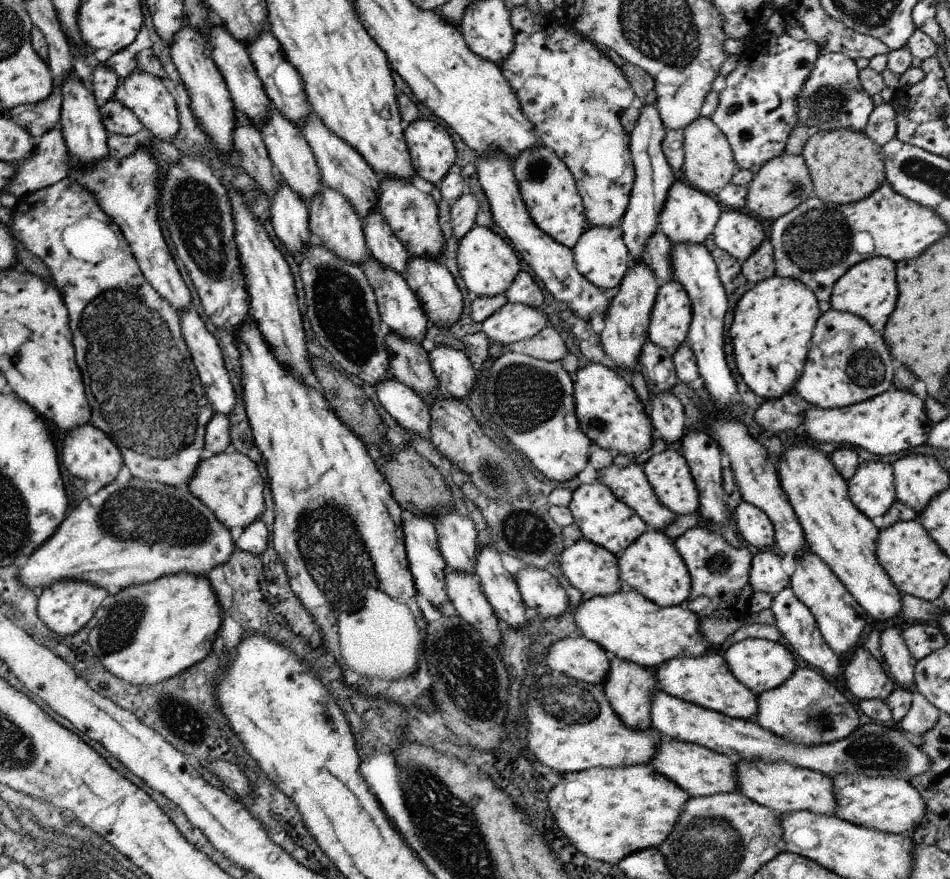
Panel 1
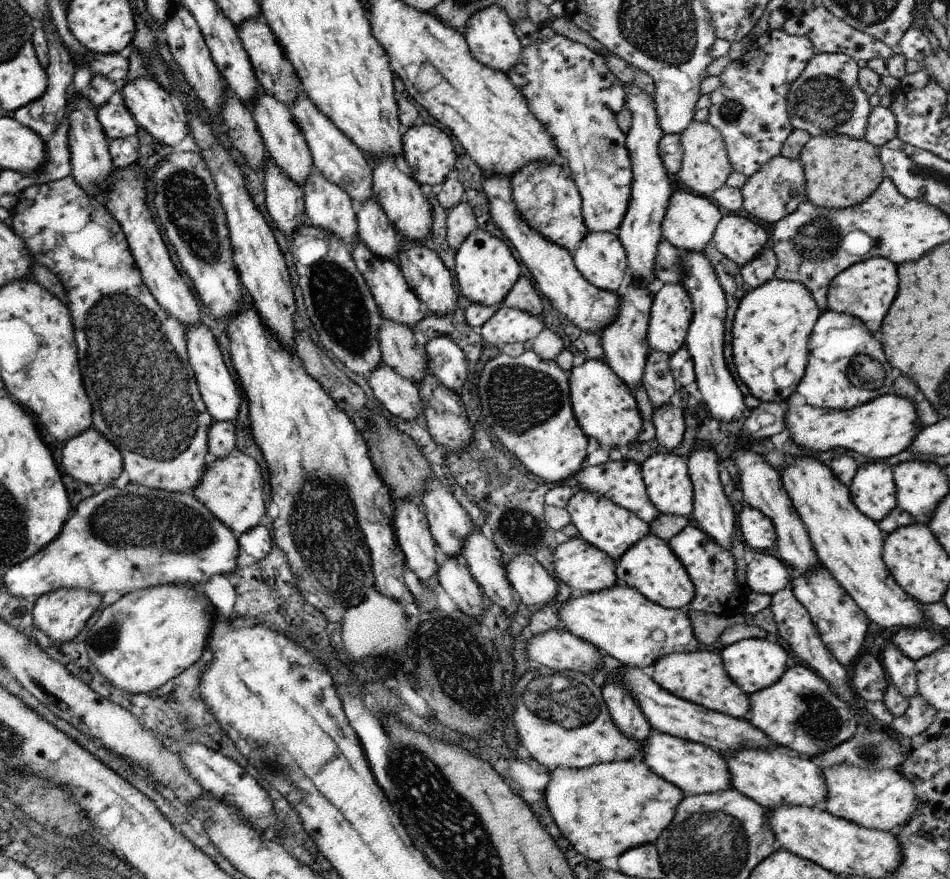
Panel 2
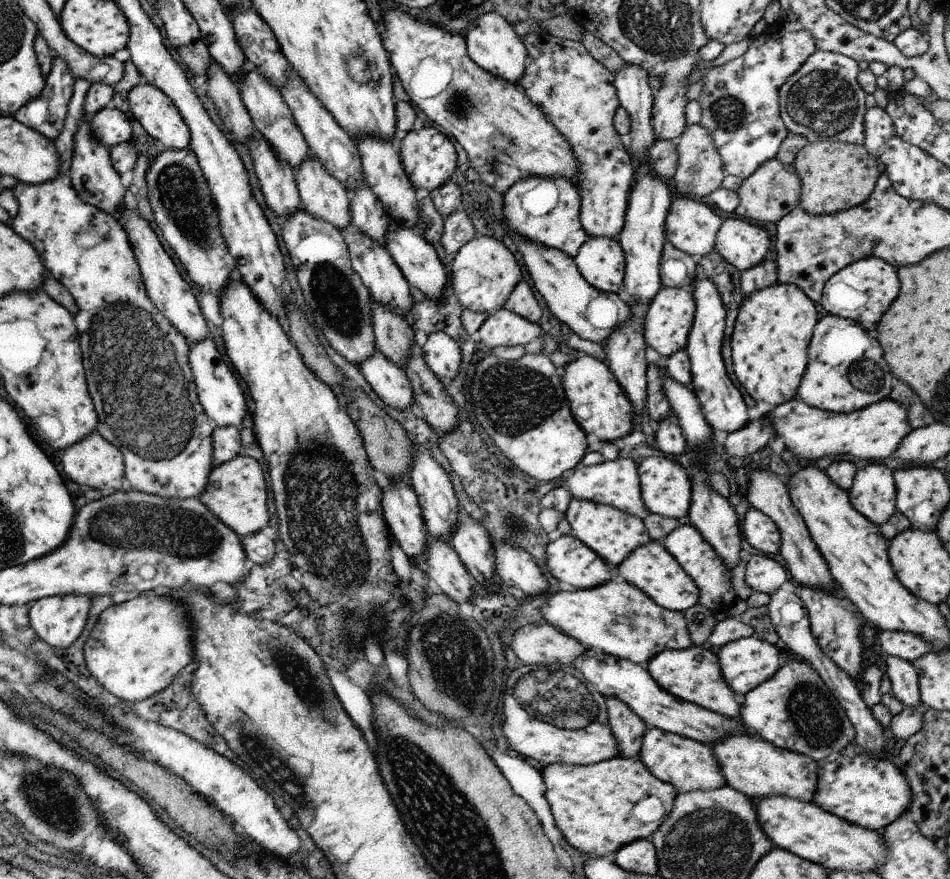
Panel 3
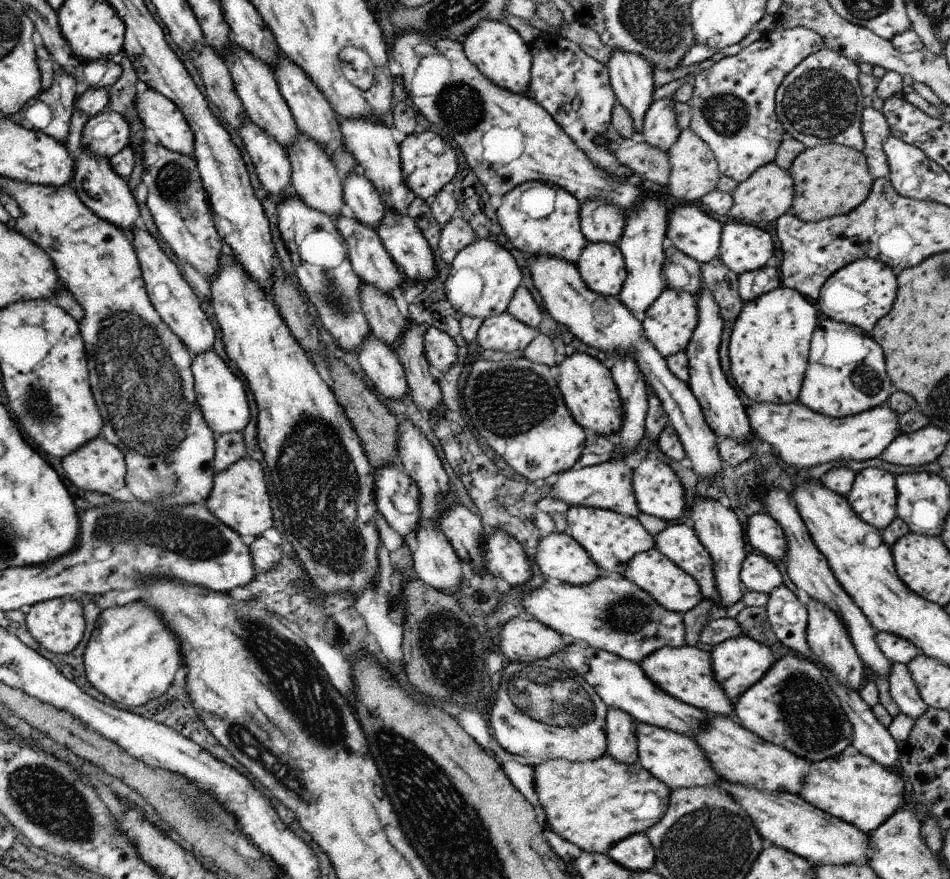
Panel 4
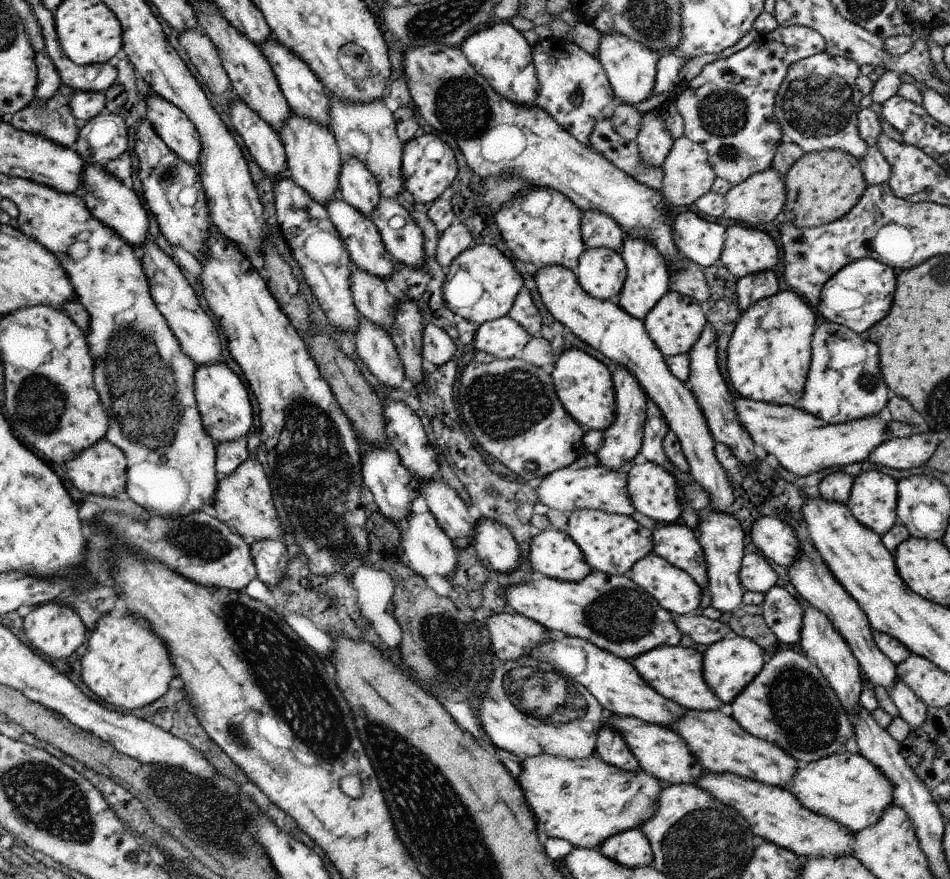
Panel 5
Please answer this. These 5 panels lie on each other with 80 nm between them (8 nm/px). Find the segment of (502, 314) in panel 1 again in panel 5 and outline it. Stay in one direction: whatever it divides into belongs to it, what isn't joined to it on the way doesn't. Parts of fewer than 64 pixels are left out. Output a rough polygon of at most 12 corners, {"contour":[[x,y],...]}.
{"contour":[[508,314],[479,325],[472,347],[520,356],[531,334]]}

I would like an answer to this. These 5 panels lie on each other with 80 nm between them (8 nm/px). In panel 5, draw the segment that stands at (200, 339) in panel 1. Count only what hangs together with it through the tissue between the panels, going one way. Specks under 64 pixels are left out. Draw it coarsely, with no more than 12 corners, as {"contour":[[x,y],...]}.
{"contour":[[224,362],[195,372],[195,397],[216,446],[246,437],[250,394]]}

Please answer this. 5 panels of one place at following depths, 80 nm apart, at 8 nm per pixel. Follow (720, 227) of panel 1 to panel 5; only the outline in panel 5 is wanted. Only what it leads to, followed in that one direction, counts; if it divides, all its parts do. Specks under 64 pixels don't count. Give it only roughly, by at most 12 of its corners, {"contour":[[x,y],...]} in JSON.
{"contour":[[732,224],[722,264],[737,278],[776,266],[766,231]]}

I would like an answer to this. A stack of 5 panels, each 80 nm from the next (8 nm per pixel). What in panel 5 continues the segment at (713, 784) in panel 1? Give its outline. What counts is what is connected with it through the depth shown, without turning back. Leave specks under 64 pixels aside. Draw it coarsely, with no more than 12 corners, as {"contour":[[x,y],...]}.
{"contour":[[603,714],[644,772],[692,785],[704,770],[670,727]]}

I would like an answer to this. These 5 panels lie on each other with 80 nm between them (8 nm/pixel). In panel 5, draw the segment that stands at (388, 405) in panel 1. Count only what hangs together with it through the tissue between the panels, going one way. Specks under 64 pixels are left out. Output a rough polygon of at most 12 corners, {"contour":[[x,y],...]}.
{"contour":[[362,317],[360,360],[380,384],[408,387],[388,330]]}

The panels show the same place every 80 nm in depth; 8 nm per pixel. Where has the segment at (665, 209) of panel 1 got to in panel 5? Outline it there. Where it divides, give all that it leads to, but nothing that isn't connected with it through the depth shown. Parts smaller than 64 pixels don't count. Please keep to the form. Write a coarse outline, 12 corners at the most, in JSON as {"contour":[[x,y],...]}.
{"contour":[[693,208],[678,214],[672,238],[702,269],[721,258],[727,228]]}

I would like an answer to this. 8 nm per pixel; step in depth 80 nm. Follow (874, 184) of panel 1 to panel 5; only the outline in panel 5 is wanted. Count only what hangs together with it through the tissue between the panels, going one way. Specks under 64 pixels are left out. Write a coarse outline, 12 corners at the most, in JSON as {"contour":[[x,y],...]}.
{"contour":[[840,149],[804,153],[784,178],[782,222],[846,216],[867,187]]}

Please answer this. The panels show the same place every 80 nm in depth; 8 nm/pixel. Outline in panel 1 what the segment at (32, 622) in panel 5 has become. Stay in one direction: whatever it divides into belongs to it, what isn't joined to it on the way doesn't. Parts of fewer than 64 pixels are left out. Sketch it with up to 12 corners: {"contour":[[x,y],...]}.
{"contour":[[62,579],[38,595],[37,615],[56,634],[88,624],[108,596]]}

